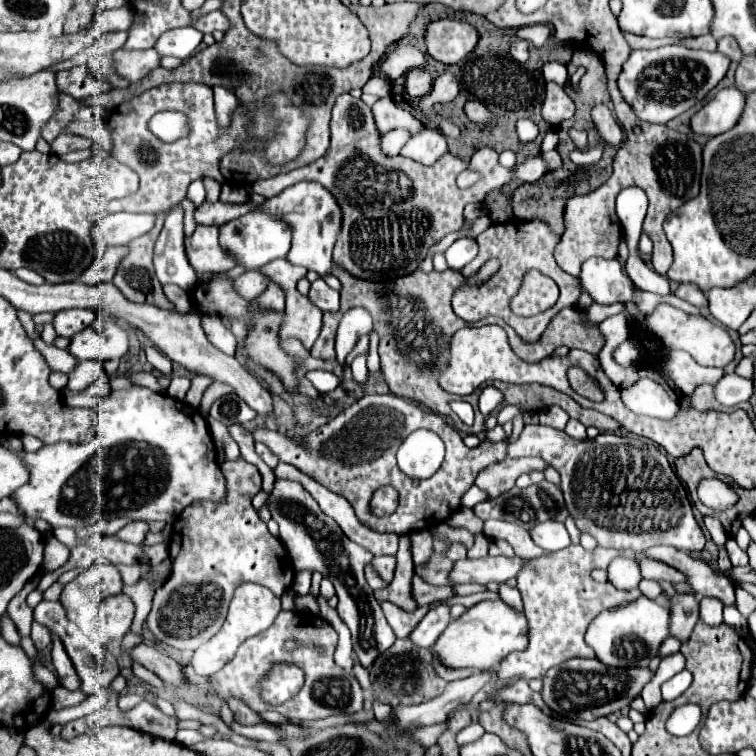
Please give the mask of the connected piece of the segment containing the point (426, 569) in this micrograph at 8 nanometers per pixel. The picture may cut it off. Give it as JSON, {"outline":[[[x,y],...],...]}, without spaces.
{"outline":[[[434,540],[434,554],[430,558],[428,564],[424,566],[416,566],[416,574],[420,574],[428,584],[434,586],[454,586],[452,580],[448,580],[448,574],[452,572],[452,562],[448,558],[444,558],[442,554],[448,550],[448,544]]]}

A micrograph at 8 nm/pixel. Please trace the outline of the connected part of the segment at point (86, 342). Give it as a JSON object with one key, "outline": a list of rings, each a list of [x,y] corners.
{"outline":[[[96,320],[70,342],[70,354],[78,360],[120,360],[128,352],[128,332],[114,320]]]}

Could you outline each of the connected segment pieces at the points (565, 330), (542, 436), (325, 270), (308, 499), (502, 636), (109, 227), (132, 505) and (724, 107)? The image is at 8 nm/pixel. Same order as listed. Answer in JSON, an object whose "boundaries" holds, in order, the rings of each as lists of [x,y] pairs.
{"boundaries":[[[[568,306],[568,308],[560,310],[560,312],[552,318],[552,322],[548,324],[546,334],[542,334],[542,338],[540,338],[538,342],[534,342],[534,344],[522,342],[522,340],[516,336],[516,332],[514,332],[512,328],[508,328],[504,322],[499,325],[506,330],[508,342],[510,342],[512,350],[514,350],[514,354],[520,356],[524,362],[540,362],[540,360],[552,356],[554,350],[560,348],[560,346],[578,348],[578,350],[584,350],[584,352],[590,352],[590,354],[598,354],[598,352],[604,348],[604,336],[602,336],[602,332],[600,332],[600,328],[598,328],[596,324],[588,324],[586,314],[584,314],[580,308],[574,308],[574,306]]],[[[536,424],[524,426],[518,440],[508,442],[508,458],[516,456],[542,456],[560,472],[562,494],[570,516],[578,530],[594,536],[600,546],[618,550],[630,548],[636,556],[648,548],[642,556],[684,572],[698,596],[718,598],[724,606],[736,606],[736,598],[728,598],[734,596],[730,580],[712,574],[712,566],[688,554],[692,550],[702,550],[706,538],[694,520],[682,482],[678,484],[678,476],[670,468],[666,454],[652,440],[610,432],[602,432],[594,440],[576,440],[564,431]]],[[[298,182],[288,190],[280,192],[278,196],[268,198],[258,208],[284,218],[292,226],[292,250],[288,254],[288,260],[292,264],[314,270],[318,272],[318,276],[332,274],[332,250],[340,234],[342,210],[336,198],[332,198],[330,190],[326,190],[324,186],[318,186],[318,182]]],[[[276,478],[274,488],[266,500],[266,506],[272,518],[280,526],[280,540],[286,546],[296,572],[302,570],[320,572],[324,578],[328,578],[334,584],[338,596],[336,610],[352,632],[352,646],[356,660],[364,668],[370,668],[372,662],[378,658],[378,654],[388,650],[396,642],[396,634],[386,624],[380,604],[372,596],[372,588],[368,586],[364,576],[364,568],[374,556],[368,550],[356,546],[352,540],[348,540],[340,530],[340,526],[332,518],[320,512],[316,500],[296,480]]],[[[484,600],[468,608],[458,620],[452,620],[444,634],[434,644],[434,650],[448,668],[474,668],[492,670],[510,652],[528,646],[528,620],[524,612],[514,610],[502,600]]],[[[132,212],[108,214],[92,228],[92,236],[98,244],[104,242],[108,246],[120,246],[132,242],[132,238],[148,234],[154,222],[156,222],[154,214],[132,214]]],[[[132,386],[128,390],[118,390],[118,392],[112,392],[110,396],[106,396],[104,400],[100,400],[96,406],[94,406],[94,418],[92,418],[92,434],[86,442],[80,442],[80,444],[72,444],[72,442],[58,442],[58,446],[44,446],[40,448],[38,452],[34,454],[24,454],[24,460],[26,464],[30,466],[30,482],[20,486],[16,492],[14,492],[14,500],[18,502],[18,508],[22,510],[24,518],[42,518],[46,520],[52,528],[60,528],[60,526],[78,526],[78,524],[88,524],[88,518],[96,518],[96,512],[102,516],[102,518],[116,518],[116,516],[128,516],[128,518],[136,518],[136,520],[164,520],[164,522],[170,522],[174,520],[186,506],[190,506],[194,500],[220,500],[226,492],[224,484],[224,476],[220,472],[220,466],[216,462],[216,448],[214,448],[214,440],[210,436],[210,430],[208,430],[208,424],[206,424],[206,418],[200,414],[198,408],[192,408],[190,404],[186,402],[180,402],[180,400],[174,400],[170,398],[168,394],[156,394],[144,386]]],[[[736,88],[720,90],[702,110],[692,116],[692,130],[706,136],[718,136],[740,120],[746,106],[746,94]]]]}

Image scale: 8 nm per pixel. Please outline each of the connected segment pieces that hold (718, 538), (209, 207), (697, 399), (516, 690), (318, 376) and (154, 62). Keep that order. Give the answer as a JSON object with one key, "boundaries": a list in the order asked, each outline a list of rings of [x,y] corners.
{"boundaries":[[[[704,516],[704,526],[708,528],[708,532],[710,532],[710,536],[712,536],[712,540],[718,544],[718,546],[722,546],[724,542],[726,542],[726,530],[724,530],[724,526],[720,524],[720,520],[716,518],[716,516]]],[[[204,202],[202,206],[196,208],[194,212],[194,222],[196,224],[208,224],[208,226],[222,226],[224,222],[230,222],[234,218],[240,218],[242,214],[248,214],[252,208],[256,208],[254,204],[224,204],[224,202]]],[[[698,386],[690,400],[692,400],[691,405],[694,410],[700,410],[700,412],[708,412],[708,410],[721,411],[720,404],[714,400],[712,386]]],[[[525,680],[504,686],[500,690],[500,700],[504,700],[504,702],[510,700],[510,702],[516,702],[516,704],[536,704],[538,708],[542,708],[548,714],[548,706],[542,702],[542,696],[536,694],[534,690],[530,690],[530,686]]],[[[313,370],[306,373],[306,378],[314,384],[314,388],[318,392],[332,392],[338,386],[338,378],[332,372],[324,372],[324,370]]],[[[116,50],[114,52],[114,68],[120,76],[128,78],[130,82],[142,80],[154,68],[160,68],[160,54],[156,50]]]]}

